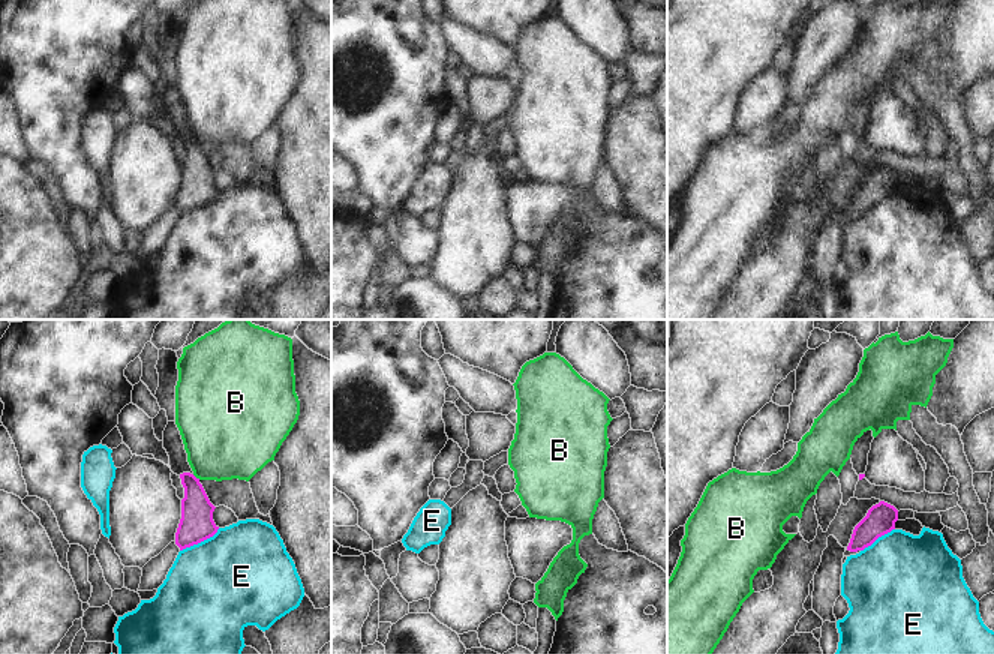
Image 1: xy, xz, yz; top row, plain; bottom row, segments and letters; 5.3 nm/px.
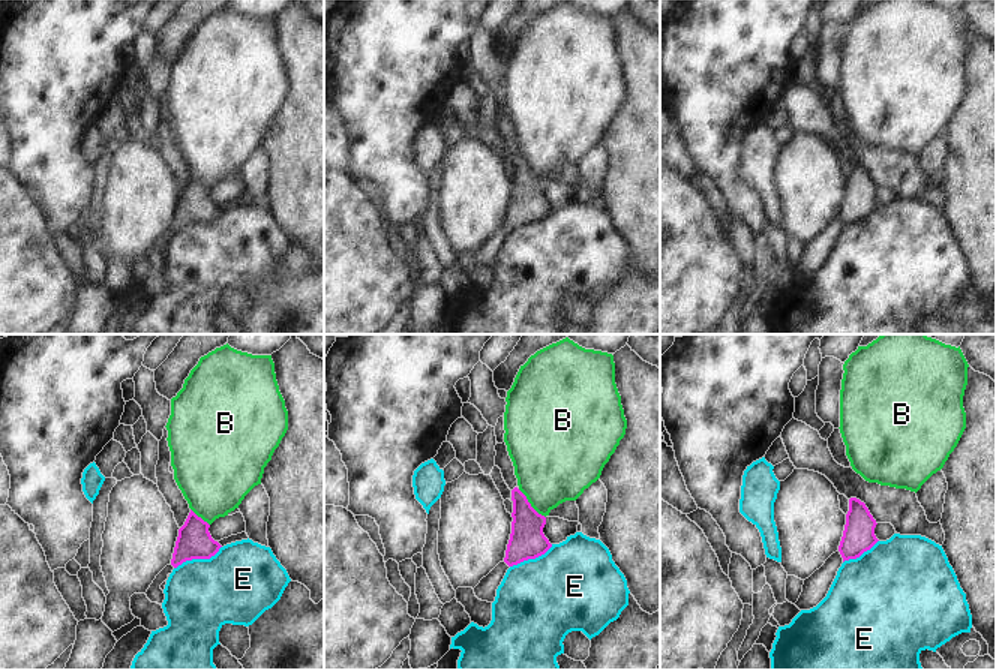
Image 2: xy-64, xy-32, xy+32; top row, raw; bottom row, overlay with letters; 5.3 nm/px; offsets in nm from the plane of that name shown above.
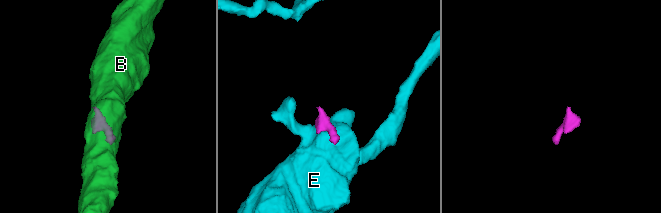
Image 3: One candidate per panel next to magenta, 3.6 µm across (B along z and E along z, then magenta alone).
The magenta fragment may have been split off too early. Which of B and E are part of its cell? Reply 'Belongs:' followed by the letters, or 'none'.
Belongs: none

